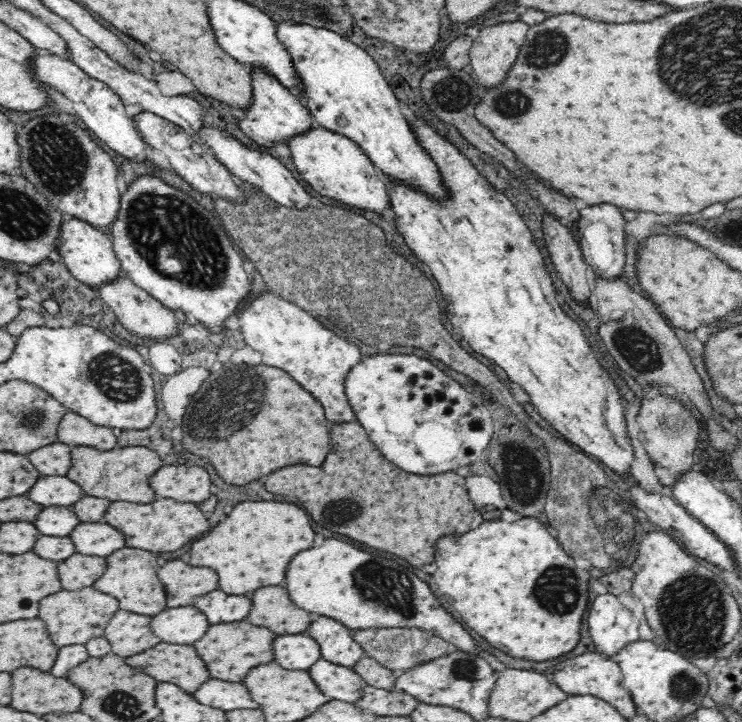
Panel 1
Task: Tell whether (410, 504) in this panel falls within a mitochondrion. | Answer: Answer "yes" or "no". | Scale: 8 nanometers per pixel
no

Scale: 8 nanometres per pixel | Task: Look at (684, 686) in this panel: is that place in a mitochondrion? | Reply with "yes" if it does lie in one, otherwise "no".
yes

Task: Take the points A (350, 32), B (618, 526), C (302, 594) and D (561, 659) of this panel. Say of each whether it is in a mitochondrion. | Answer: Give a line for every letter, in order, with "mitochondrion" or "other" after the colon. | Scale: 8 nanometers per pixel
A: other
B: mitochondrion
C: other
D: other

